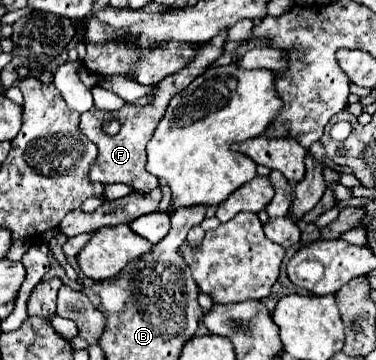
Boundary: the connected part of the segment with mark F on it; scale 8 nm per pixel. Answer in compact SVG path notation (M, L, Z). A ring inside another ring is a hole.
M228 31L226 33L218 33L218 37L212 37L210 41L202 43L200 47L196 47L196 57L194 61L190 61L190 65L186 65L186 69L174 73L174 77L166 77L162 79L160 83L154 85L150 97L152 101L148 105L134 105L134 103L126 103L124 107L120 107L118 111L100 111L96 107L88 109L86 113L80 115L80 133L86 135L96 147L98 147L98 157L94 159L94 163L90 165L90 181L96 181L96 183L124 183L124 185L130 185L134 191L138 193L148 193L152 189L158 187L158 177L150 175L146 171L146 143L150 141L158 121L162 121L164 117L164 111L170 103L170 99L180 93L182 89L186 89L194 77L198 77L202 71L206 71L216 59L222 57L224 53L224 45L226 45L226 39L228 39ZM106 121L120 121L120 131L116 135L108 135L104 133L104 123Z

